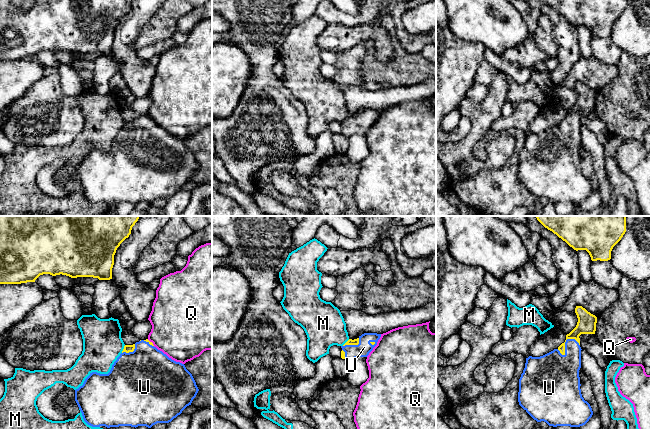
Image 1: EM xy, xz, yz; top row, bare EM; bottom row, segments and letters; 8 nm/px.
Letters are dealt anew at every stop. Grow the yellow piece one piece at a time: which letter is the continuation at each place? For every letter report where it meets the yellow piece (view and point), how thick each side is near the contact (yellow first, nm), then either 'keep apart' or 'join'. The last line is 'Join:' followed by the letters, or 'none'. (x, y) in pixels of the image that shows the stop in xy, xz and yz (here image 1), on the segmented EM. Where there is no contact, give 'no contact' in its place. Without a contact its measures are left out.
M: meets yellow in xy at (123, 349); 60 nm thick on the yellow side, 320 nm on the other; keep apart
Q: meets yellow in xy at (151, 342); 20 nm thick on the yellow side, 440 nm on the other; keep apart
U: meets yellow in yz at (564, 344); 150 nm thick on the yellow side, 340 nm on the other; join
Join: U

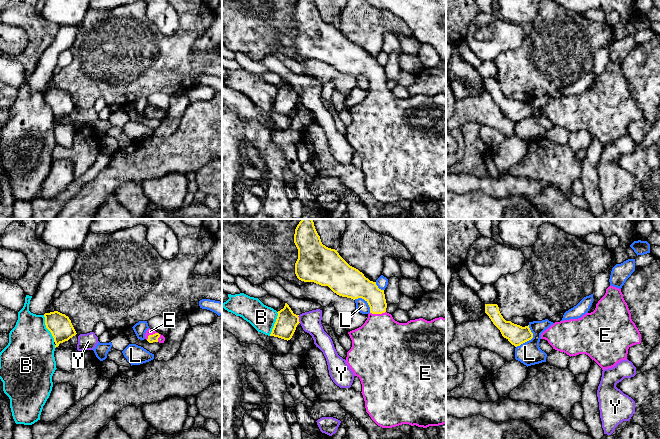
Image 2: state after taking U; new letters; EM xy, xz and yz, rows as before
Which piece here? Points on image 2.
B: meets yellow in xy at (46, 327); 190 nm thick on the yellow side, 380 nm on the other; keep apart
E: meets yellow in xz at (377, 313); 180 nm thick on the yellow side, 420 nm on the other; join
L: meets yellow in yz at (530, 339); 160 nm thick on the yellow side, 190 nm on the other; keep apart
Y: meets yellow in xz at (298, 319); 170 nm thick on the yellow side, 160 nm on the other; keep apart
Join: E

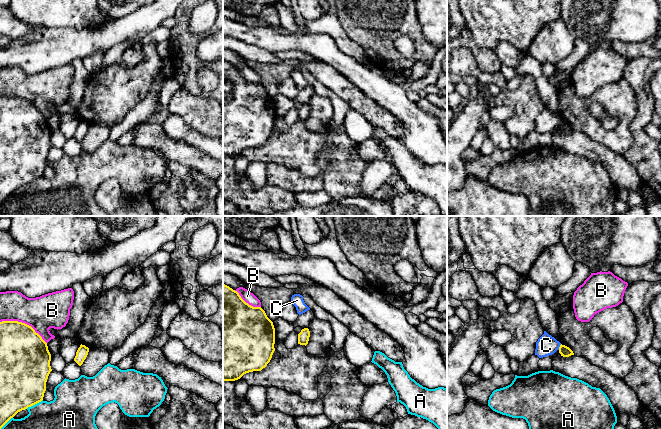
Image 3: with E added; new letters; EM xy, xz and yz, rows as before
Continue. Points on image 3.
A: meets yellow in xy at (34, 404); 380 nm thick on the yellow side, 280 nm on the other; keep apart
B: meets yellow in xy at (24, 323); 380 nm thick on the yellow side, 280 nm on the other; keep apart
C: meets yellow in yz at (559, 347); 90 nm thick on the yellow side, 160 nm on the other; keep apart
Join: none

